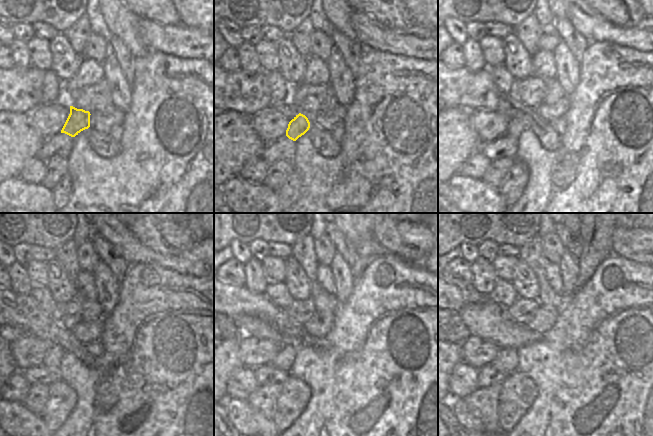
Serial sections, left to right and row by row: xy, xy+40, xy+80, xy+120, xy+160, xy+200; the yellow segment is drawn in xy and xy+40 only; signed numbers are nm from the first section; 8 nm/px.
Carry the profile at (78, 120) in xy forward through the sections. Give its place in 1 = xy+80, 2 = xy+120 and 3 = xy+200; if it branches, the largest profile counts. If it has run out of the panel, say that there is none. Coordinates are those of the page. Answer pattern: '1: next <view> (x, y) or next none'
1: next xy+80 (515, 127)
2: next xy+120 (55, 356)
3: next xy+200 (506, 360)

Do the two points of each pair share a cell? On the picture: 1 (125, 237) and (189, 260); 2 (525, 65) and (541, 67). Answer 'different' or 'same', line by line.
1: same
2: different

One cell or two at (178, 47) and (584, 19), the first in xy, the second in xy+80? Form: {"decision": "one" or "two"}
{"decision": "one"}

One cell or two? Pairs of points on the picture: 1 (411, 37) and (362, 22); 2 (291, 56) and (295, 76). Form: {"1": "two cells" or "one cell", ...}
{"1": "one cell", "2": "one cell"}

